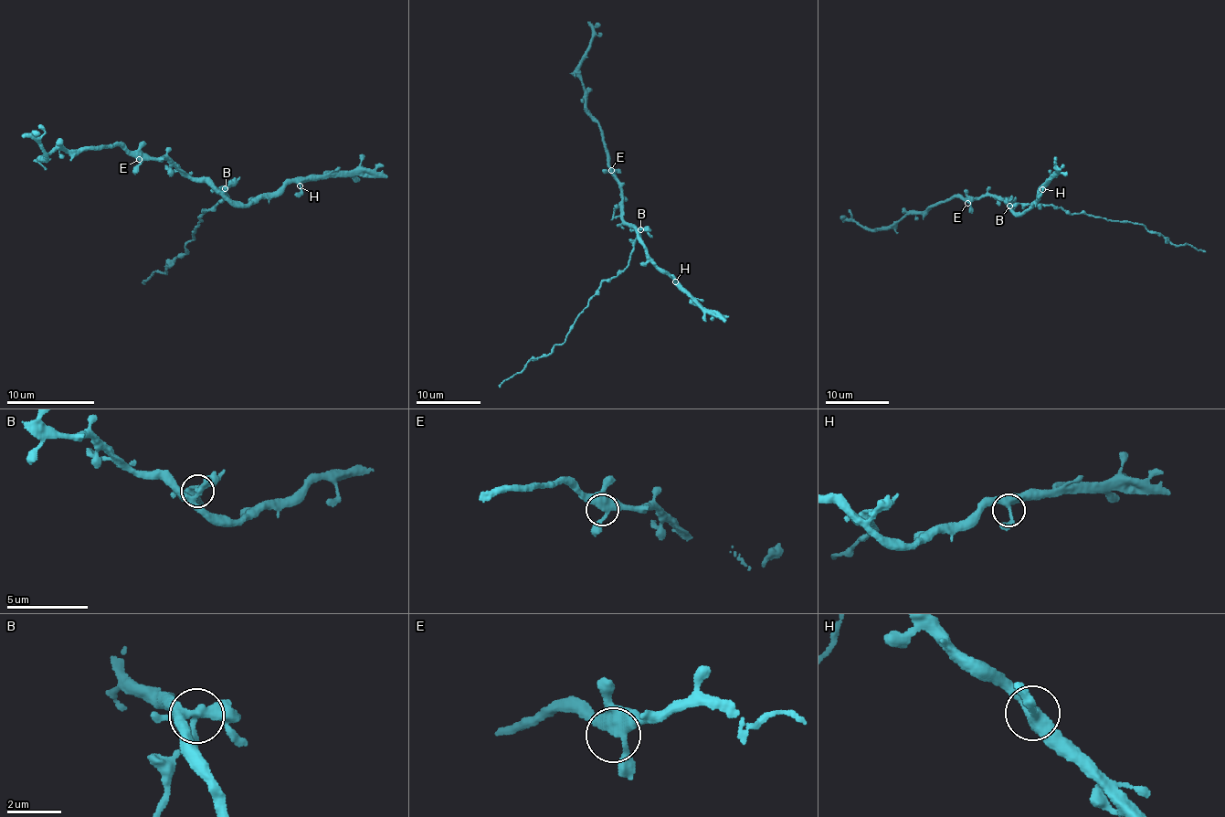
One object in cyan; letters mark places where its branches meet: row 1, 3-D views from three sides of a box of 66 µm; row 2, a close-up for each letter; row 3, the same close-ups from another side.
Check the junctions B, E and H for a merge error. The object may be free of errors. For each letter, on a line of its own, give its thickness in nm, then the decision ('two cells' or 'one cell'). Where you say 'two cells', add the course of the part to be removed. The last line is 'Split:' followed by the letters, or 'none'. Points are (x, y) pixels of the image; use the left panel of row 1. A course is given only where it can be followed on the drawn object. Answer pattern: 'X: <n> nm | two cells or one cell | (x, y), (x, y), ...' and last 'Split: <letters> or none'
B: 360 nm | two cells | (225, 189), (228, 196), (205, 210), (184, 254), (169, 260), (164, 270), (152, 272), (143, 285)
E: 400 nm | one cell
H: 320 nm | one cell
Split: B

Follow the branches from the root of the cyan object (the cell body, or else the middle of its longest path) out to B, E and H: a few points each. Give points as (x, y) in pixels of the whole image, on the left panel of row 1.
B: (205, 183), (218, 189), (225, 189)
E: (205, 183), (197, 182), (173, 164), (158, 157), (145, 155), (139, 159)
H: (205, 183), (231, 201), (246, 206), (270, 197), (294, 181), (300, 185)

